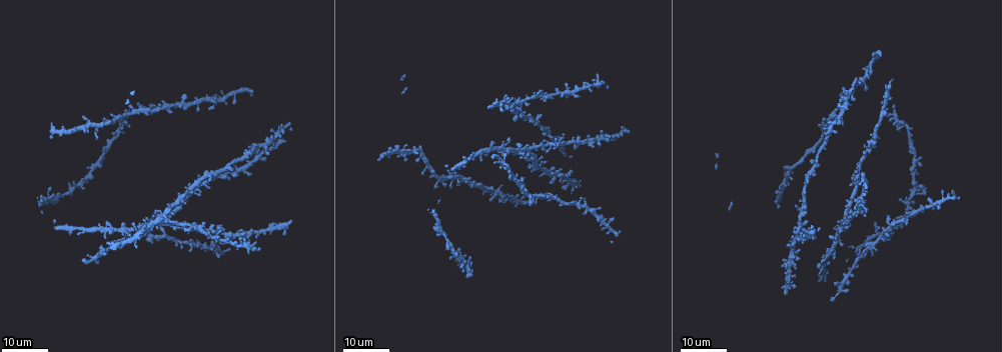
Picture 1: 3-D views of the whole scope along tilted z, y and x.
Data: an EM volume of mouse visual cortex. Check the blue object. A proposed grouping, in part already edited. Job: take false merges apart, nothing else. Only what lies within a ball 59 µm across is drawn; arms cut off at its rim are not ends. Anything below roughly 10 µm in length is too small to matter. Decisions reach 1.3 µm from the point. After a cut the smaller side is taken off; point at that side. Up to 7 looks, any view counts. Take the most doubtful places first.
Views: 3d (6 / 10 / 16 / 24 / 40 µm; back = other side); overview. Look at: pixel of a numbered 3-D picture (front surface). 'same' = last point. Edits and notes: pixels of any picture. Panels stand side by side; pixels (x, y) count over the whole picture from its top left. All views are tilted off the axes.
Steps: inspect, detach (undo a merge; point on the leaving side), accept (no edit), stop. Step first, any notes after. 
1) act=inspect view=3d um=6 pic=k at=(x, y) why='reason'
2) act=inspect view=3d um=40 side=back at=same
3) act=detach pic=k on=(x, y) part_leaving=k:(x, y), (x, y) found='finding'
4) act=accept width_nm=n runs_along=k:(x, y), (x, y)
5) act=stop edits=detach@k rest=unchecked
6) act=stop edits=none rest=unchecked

act=inspect view=3d um=16 pic=1 at=(167, 221) why='four-way junction'

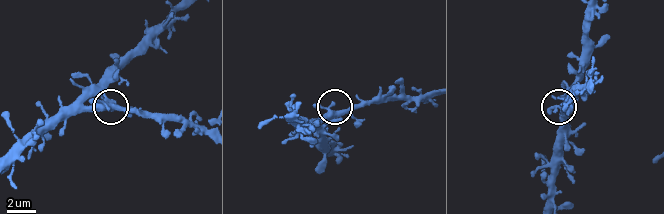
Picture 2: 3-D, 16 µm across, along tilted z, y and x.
act=inspect view=3d um=10 pic=2 at=(333, 112)

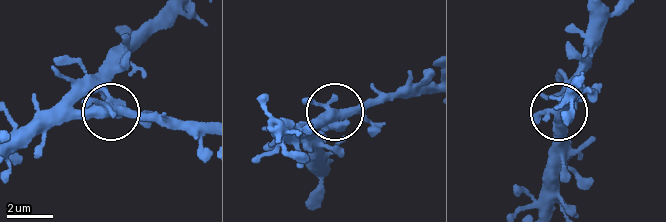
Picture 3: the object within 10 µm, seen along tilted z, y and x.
act=accept side_arm_um=15 found='all the same neuron'

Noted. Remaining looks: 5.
act=inspect view=3d um=16 pic=1 at=(210, 98)

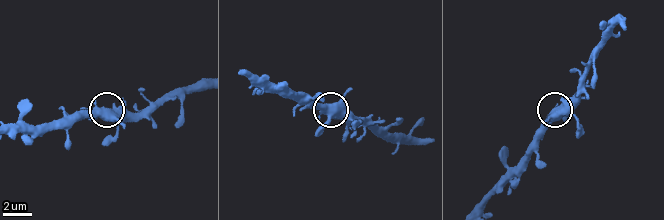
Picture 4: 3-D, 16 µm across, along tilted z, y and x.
act=inspect view=3d um=6 pic=4 at=(112, 110)

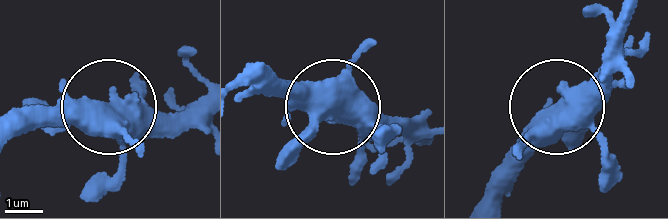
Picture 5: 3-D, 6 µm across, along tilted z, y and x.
act=accept found='one neuron here'

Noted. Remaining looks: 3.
act=inspect view=3d um=24 pic=1 at=(531, 145)

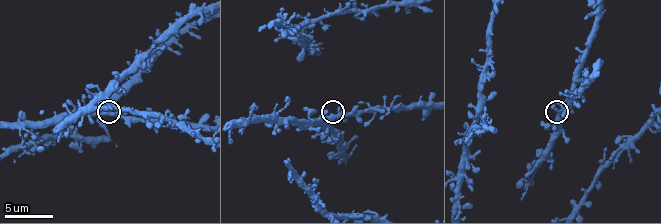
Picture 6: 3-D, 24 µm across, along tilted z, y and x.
act=inspect view=3d um=10 pic=6 at=(333, 116)

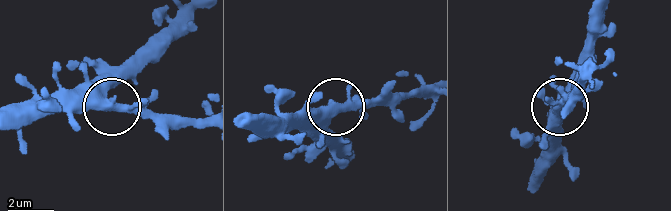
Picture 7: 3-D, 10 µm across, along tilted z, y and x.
act=accept width_nm=400 found='continuous, no second neuron'

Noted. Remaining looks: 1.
act=inspect view=3d um=10 pic=6 at=(526, 186)

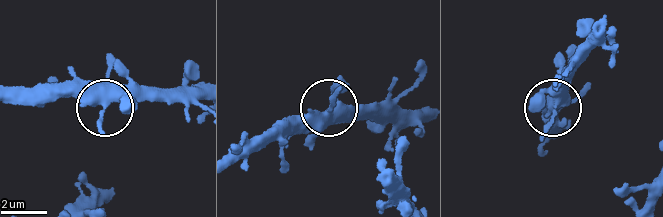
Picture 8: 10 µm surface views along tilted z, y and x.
act=accept runs_along=8:(198, 87), (136, 88), (102, 106), (62, 95), (34, 106) found='continuous, no second neuron'

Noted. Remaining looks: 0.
act=stop edits=none rest=unchecked

